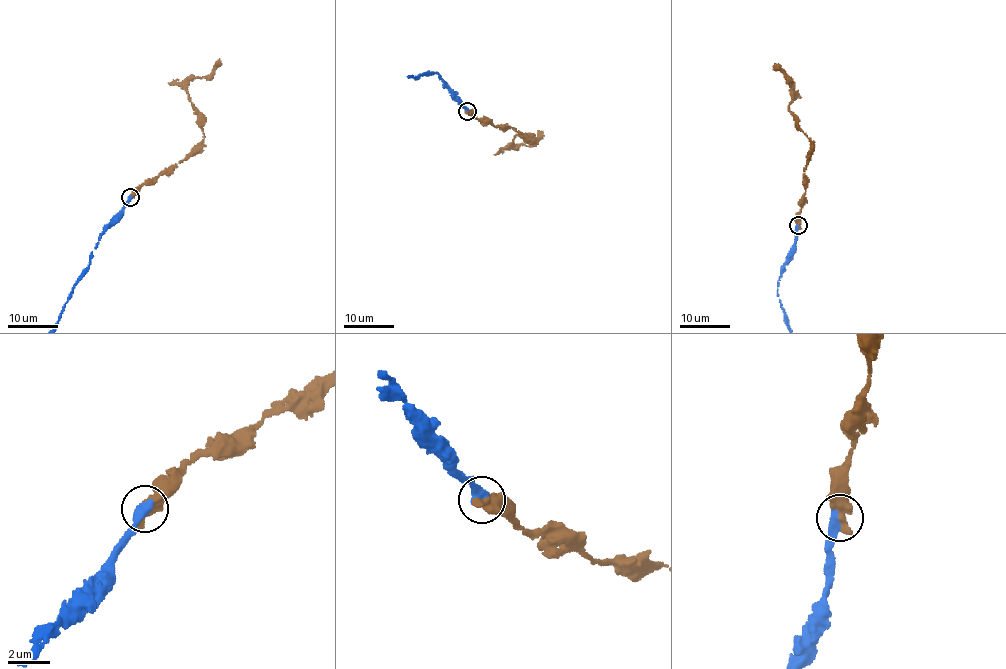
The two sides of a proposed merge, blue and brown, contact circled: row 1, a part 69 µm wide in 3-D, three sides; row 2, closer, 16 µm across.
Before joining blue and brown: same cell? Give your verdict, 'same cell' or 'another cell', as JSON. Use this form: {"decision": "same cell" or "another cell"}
{"decision": "same cell"}

